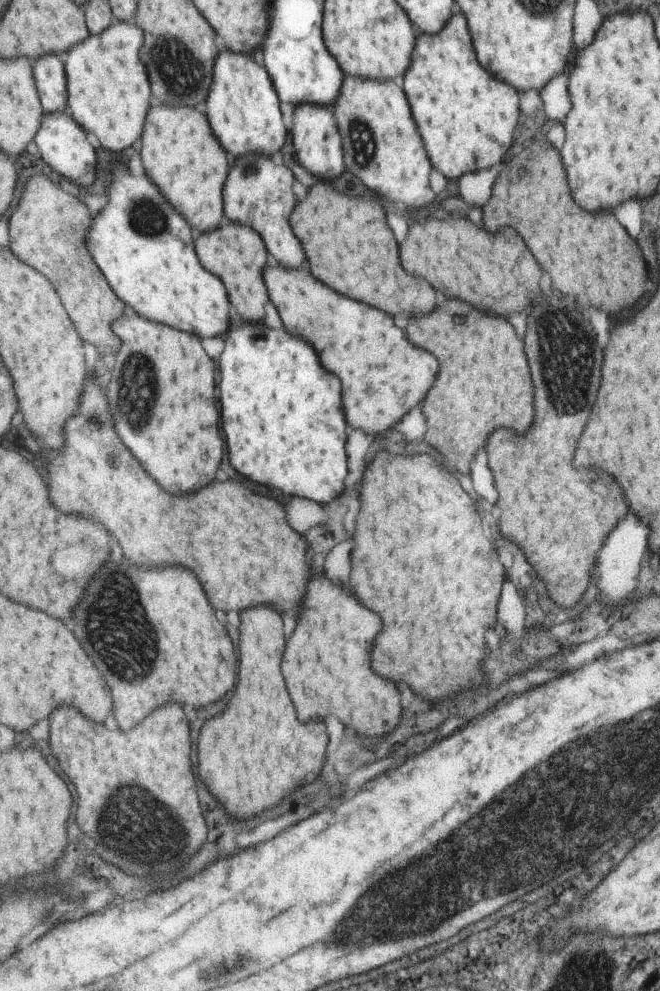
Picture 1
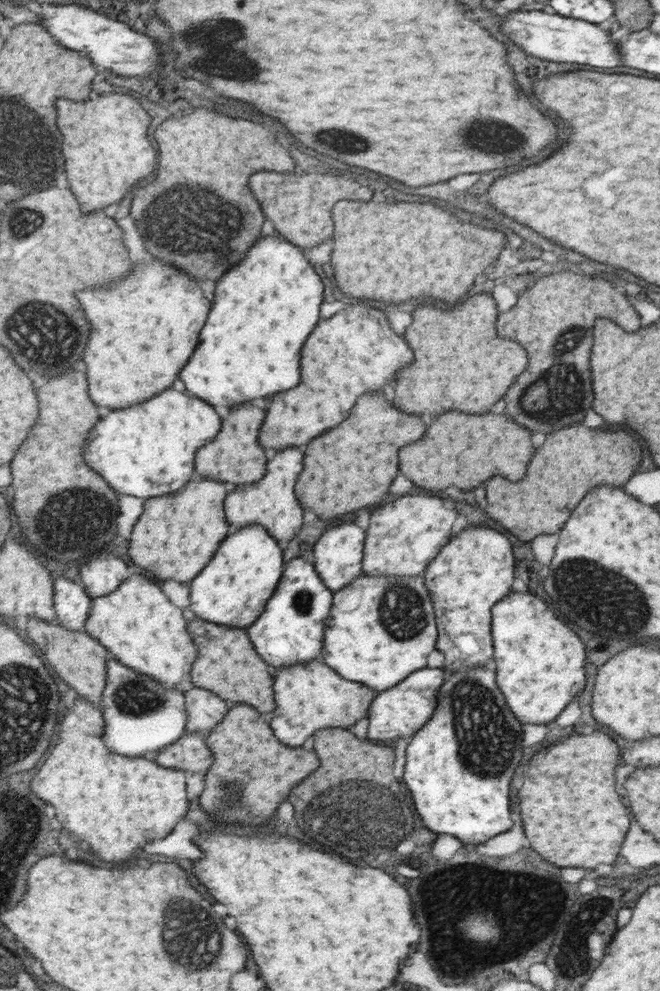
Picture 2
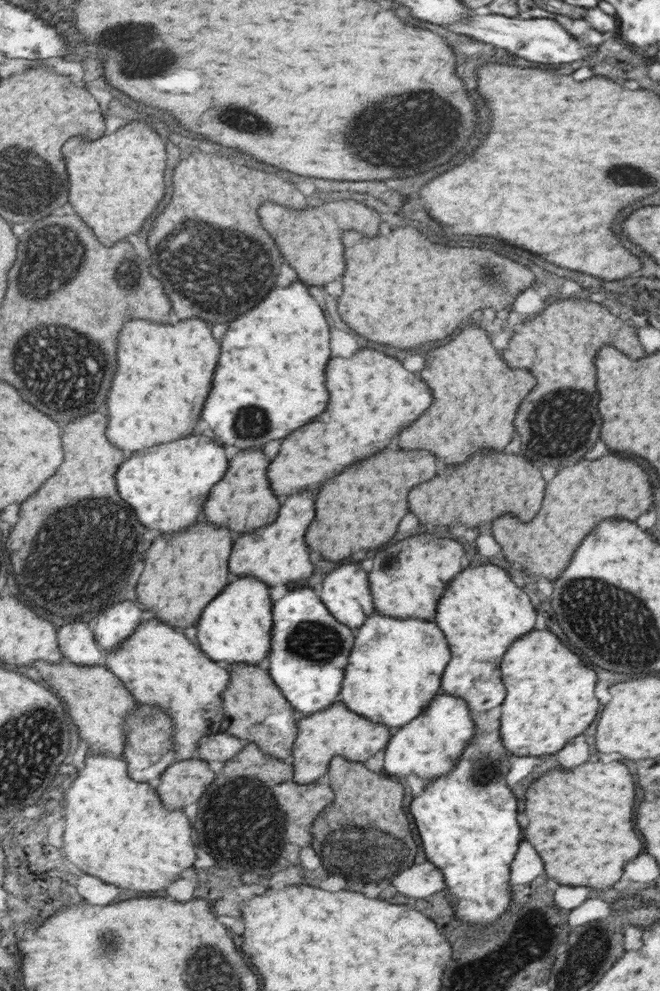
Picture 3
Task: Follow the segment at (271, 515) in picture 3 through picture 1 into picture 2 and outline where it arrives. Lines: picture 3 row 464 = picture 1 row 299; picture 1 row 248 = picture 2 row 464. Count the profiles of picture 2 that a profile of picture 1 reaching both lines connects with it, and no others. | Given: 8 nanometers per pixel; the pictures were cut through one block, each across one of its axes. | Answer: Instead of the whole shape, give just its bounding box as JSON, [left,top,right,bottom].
[198,402,269,486]

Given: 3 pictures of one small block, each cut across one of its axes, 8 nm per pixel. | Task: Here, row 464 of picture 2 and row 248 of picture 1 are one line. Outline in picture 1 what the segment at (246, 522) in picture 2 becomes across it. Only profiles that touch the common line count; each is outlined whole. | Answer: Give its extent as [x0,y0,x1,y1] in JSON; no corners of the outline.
[225,152,306,270]

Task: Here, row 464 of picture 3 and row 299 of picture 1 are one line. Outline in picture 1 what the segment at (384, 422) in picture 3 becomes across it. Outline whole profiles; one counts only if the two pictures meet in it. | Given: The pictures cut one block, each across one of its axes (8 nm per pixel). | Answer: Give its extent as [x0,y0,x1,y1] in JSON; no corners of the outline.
[264,258,438,434]

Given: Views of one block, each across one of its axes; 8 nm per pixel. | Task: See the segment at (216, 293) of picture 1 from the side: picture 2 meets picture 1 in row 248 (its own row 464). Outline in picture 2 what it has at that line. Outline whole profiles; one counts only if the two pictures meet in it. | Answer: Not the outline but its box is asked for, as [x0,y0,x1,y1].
[85,390,225,498]

